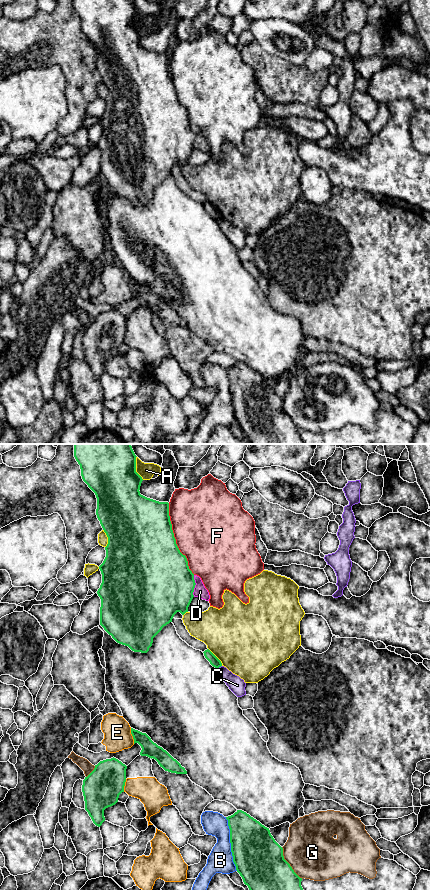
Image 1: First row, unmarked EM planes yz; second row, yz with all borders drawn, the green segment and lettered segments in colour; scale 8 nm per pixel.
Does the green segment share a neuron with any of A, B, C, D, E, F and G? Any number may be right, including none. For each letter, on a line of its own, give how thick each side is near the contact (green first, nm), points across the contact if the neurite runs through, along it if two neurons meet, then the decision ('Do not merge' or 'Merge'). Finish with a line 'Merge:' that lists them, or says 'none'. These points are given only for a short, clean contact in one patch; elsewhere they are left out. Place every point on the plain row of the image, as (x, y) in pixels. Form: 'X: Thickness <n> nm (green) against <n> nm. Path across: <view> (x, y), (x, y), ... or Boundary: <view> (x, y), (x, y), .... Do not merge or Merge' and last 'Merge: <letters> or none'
A: Thickness 400 nm (green) against 130 nm. Do not merge
B: Thickness 380 nm (green) against 200 nm. Do not merge
C: Thickness 80 nm (green) against 130 nm. Boundary: yz (221, 217), (218, 220). Do not merge
D: Thickness 480 nm (green) against 100 nm. Boundary: yz (193, 127), (195, 135), (194, 148). Do not merge
E: Thickness 130 nm (green) against 220 nm. Do not merge
F: Thickness 500 nm (green) against 500 nm. Do not merge
G: Thickness 420 nm (green) against 420 nm. Do not merge
Merge: none

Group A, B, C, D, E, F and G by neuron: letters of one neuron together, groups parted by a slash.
A / B / C / D / E / F / G

